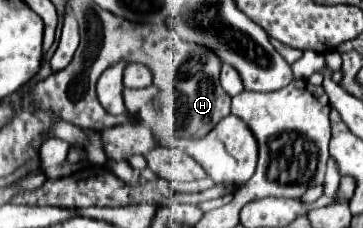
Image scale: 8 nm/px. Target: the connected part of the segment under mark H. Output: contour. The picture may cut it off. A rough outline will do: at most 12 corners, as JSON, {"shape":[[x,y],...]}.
{"shape":[[184,42],[176,134],[200,138],[230,114],[220,62]]}

